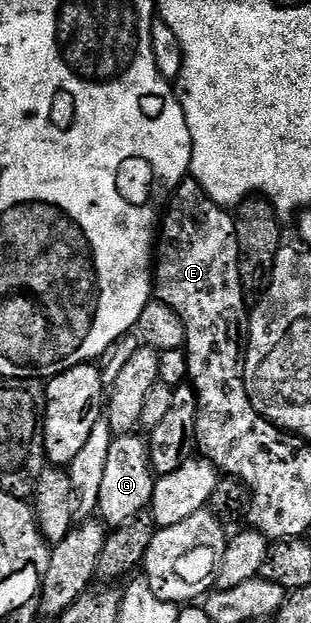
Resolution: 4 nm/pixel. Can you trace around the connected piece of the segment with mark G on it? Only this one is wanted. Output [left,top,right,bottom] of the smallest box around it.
[97,432,156,529]

